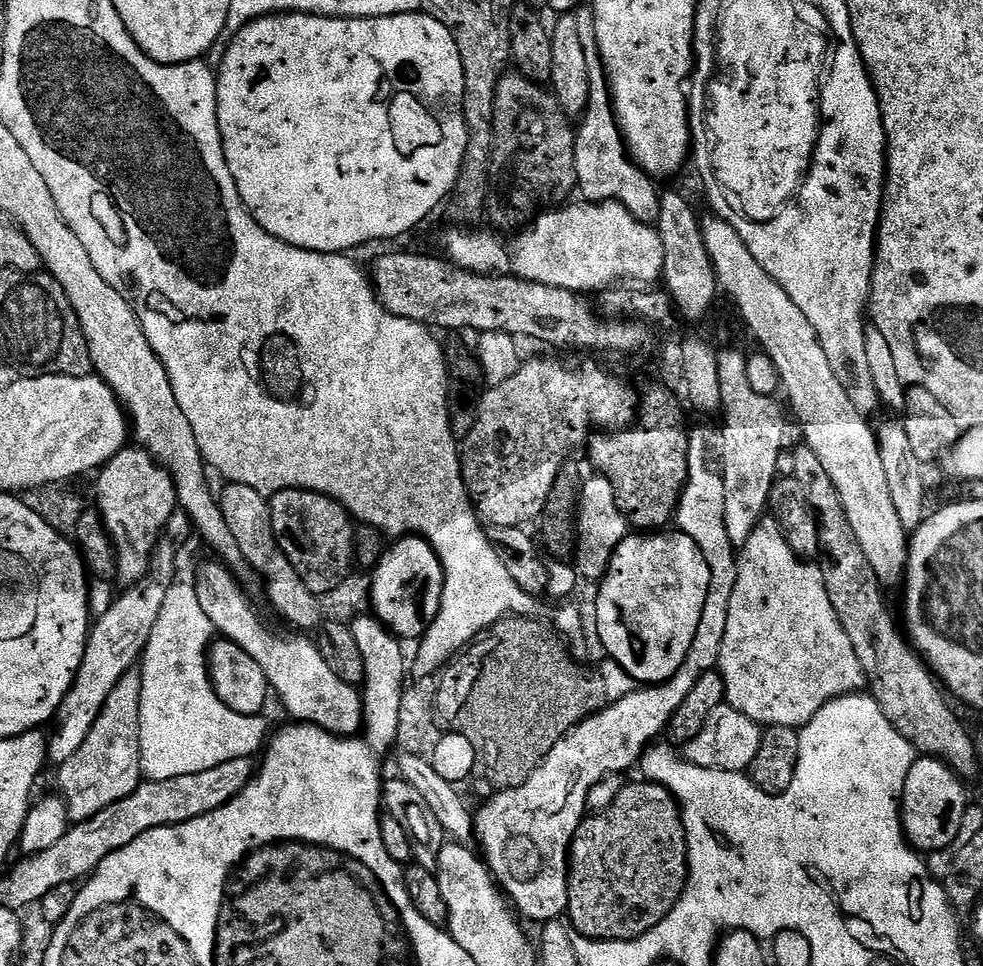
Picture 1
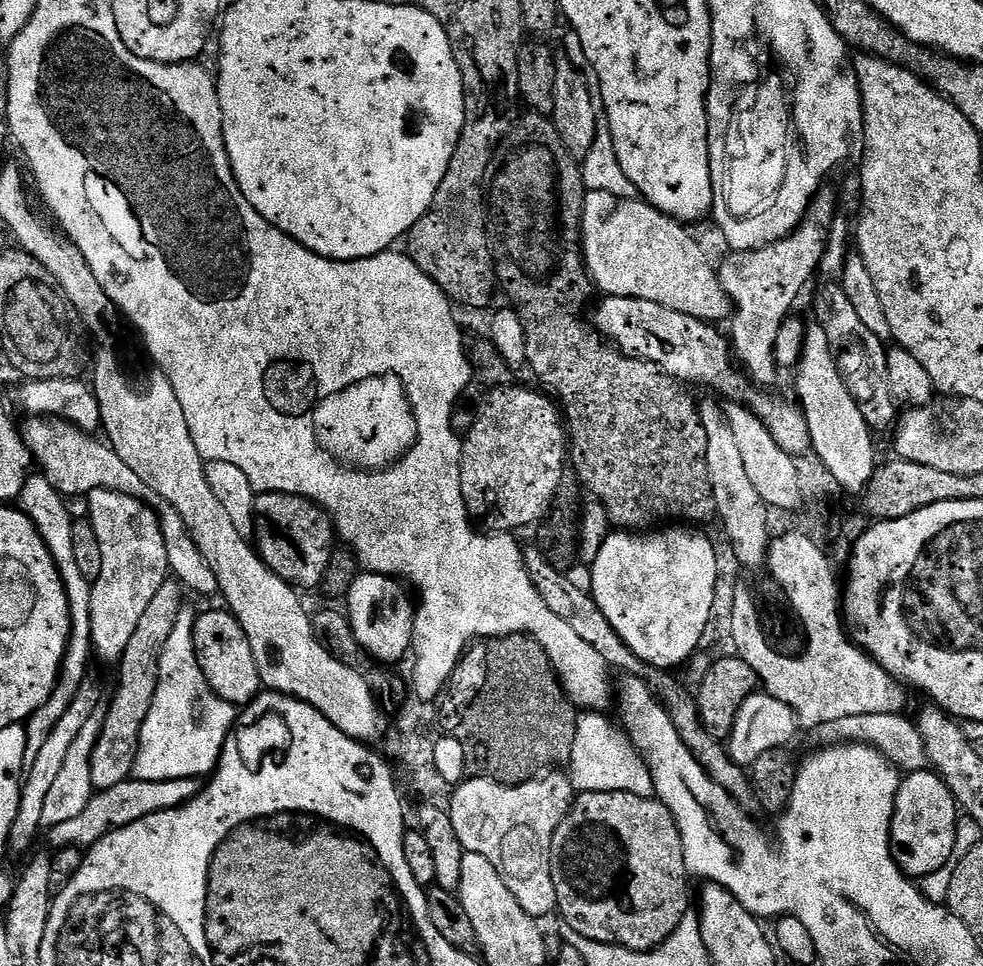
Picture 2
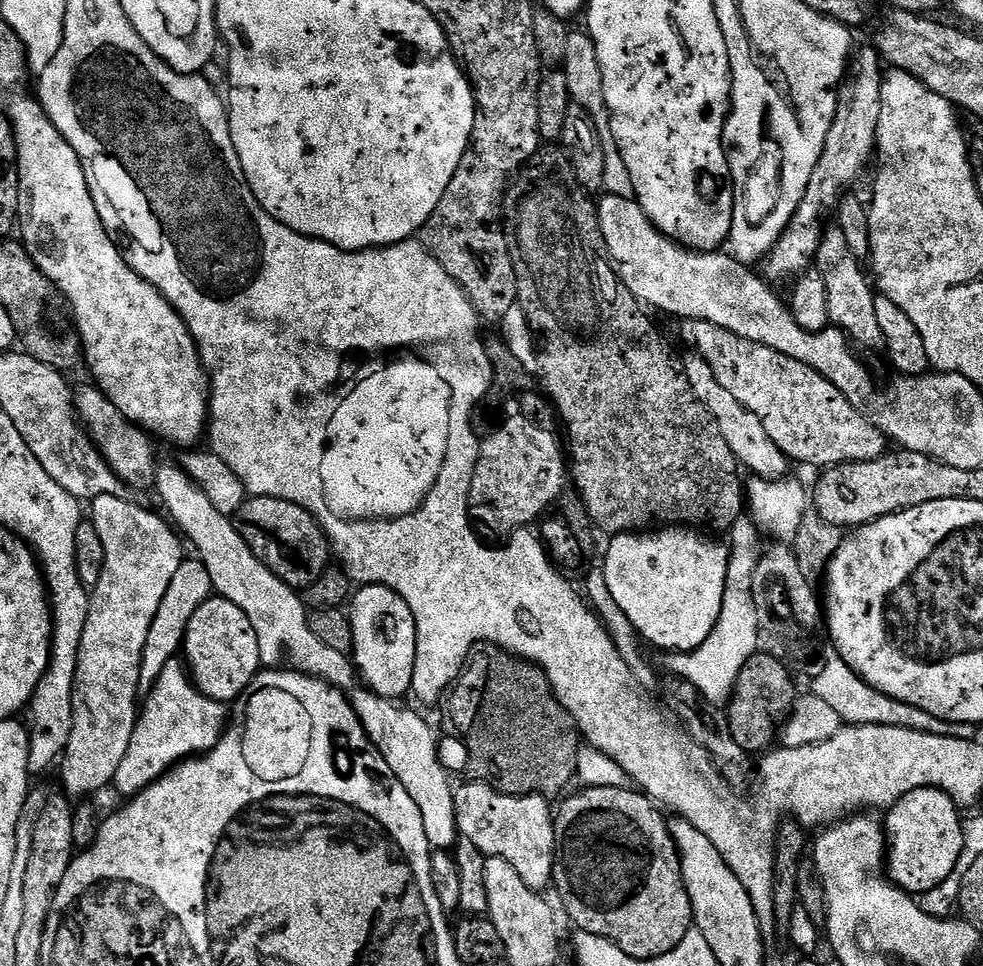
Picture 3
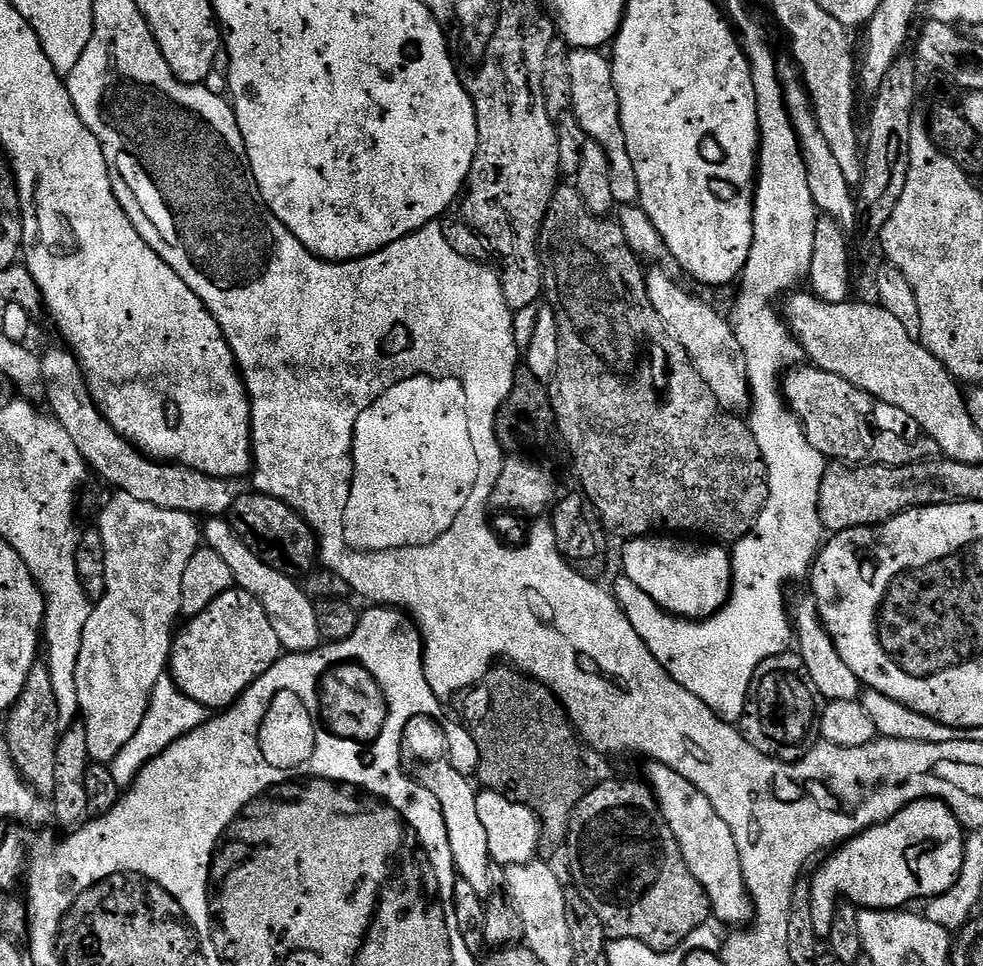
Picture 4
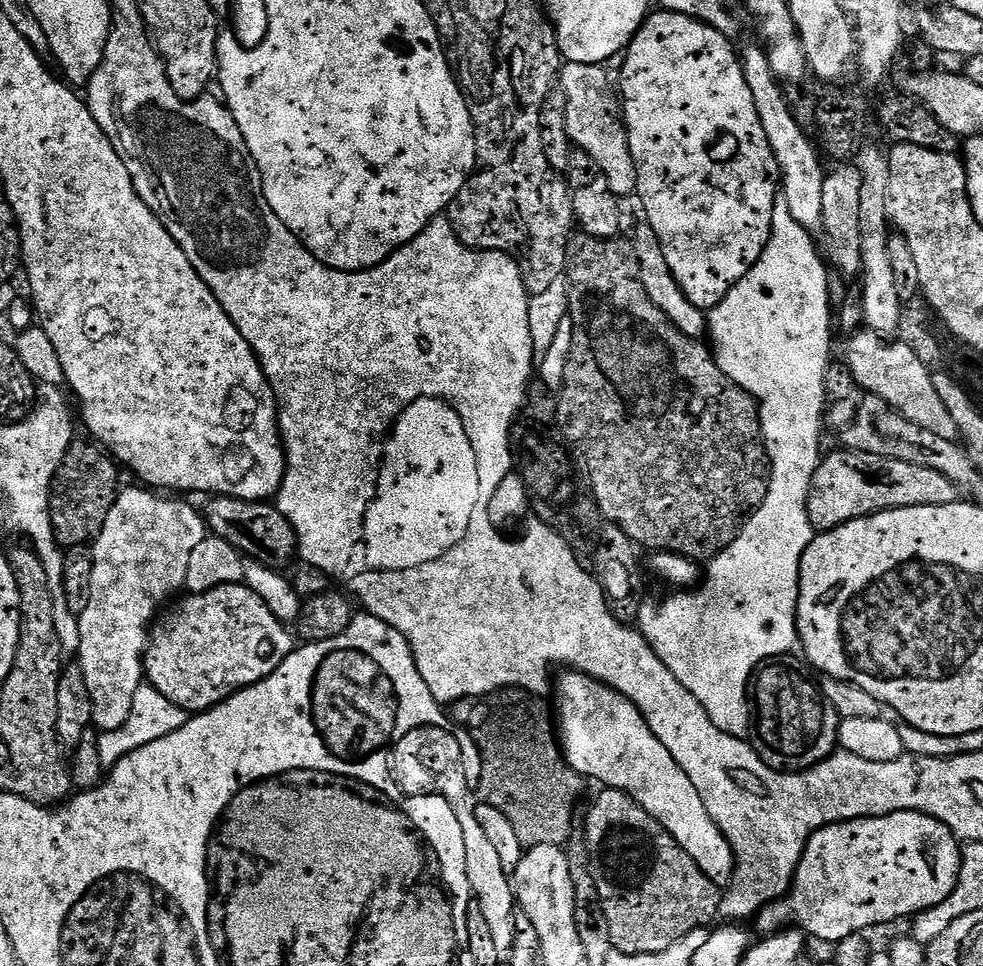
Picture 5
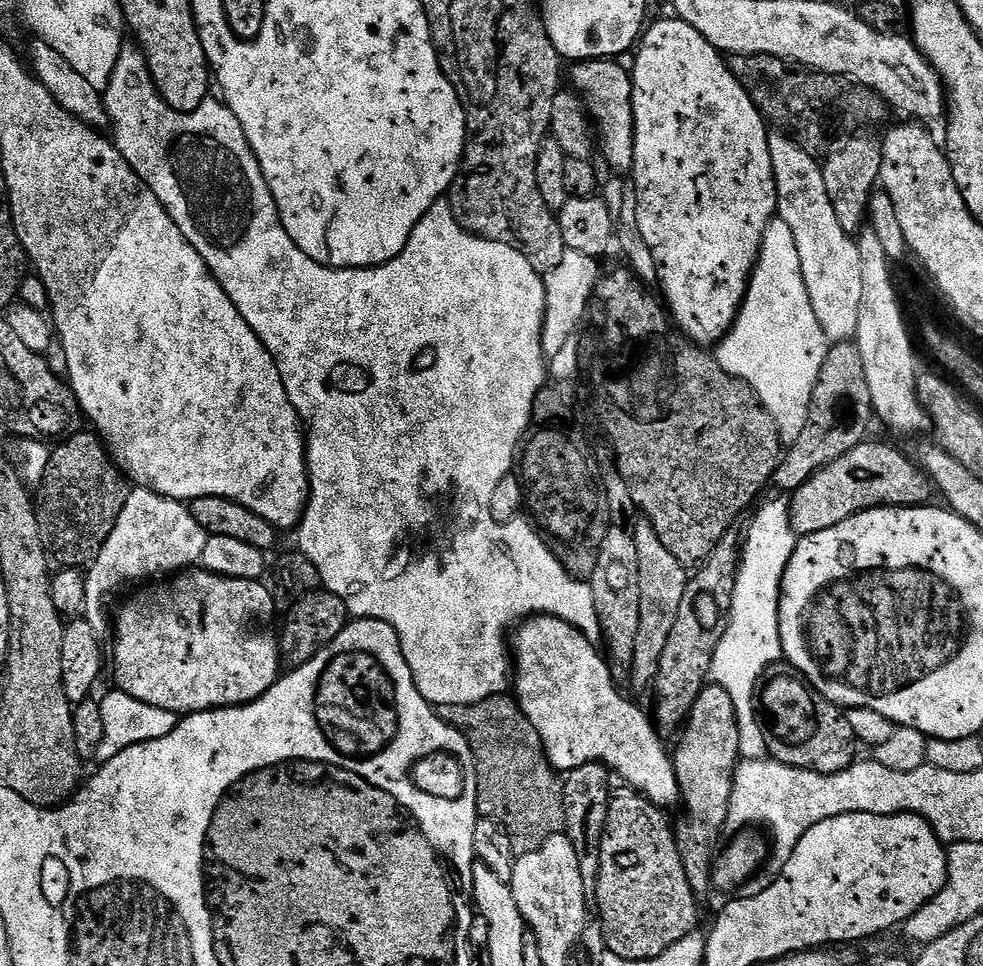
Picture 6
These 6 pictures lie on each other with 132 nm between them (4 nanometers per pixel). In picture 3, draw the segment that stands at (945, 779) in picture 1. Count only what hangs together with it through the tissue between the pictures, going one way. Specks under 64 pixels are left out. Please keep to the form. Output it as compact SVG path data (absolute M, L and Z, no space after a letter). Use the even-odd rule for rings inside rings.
M919 788L887 809L886 872L891 883L909 894L925 894L946 882L963 852L961 809L941 788Z

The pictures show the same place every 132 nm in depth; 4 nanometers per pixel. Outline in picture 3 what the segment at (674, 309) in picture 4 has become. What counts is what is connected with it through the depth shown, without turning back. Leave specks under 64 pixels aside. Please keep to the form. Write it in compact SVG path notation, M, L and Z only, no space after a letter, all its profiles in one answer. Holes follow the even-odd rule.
M691 358L685 361L685 372L691 389L694 390L695 396L708 412L715 418L715 424L719 428L719 433L726 439L726 444L731 452L735 454L737 461L741 467L752 470L753 475L765 480L781 480L788 475L788 467L790 461L784 452L778 450L778 446L774 445L773 439L769 437L766 430L763 429L762 422L753 412L746 410L734 394L730 391L718 386L717 379L714 378L713 371L704 360L699 358Z

